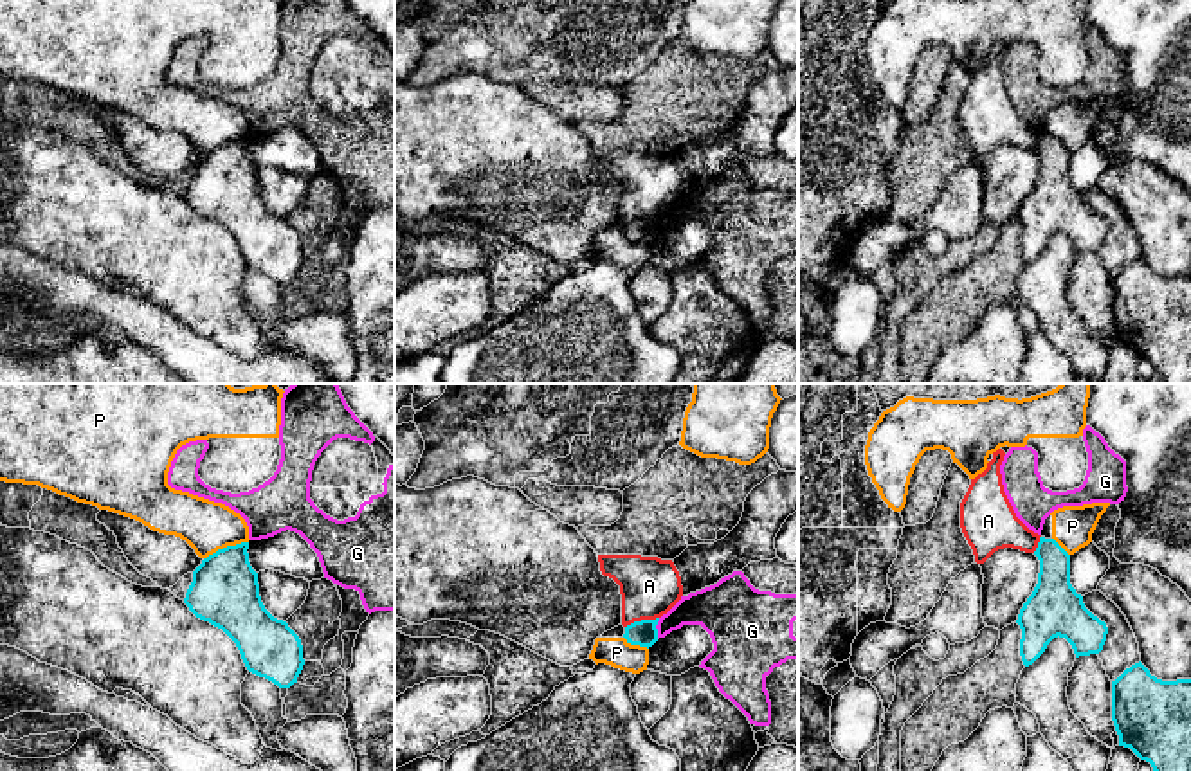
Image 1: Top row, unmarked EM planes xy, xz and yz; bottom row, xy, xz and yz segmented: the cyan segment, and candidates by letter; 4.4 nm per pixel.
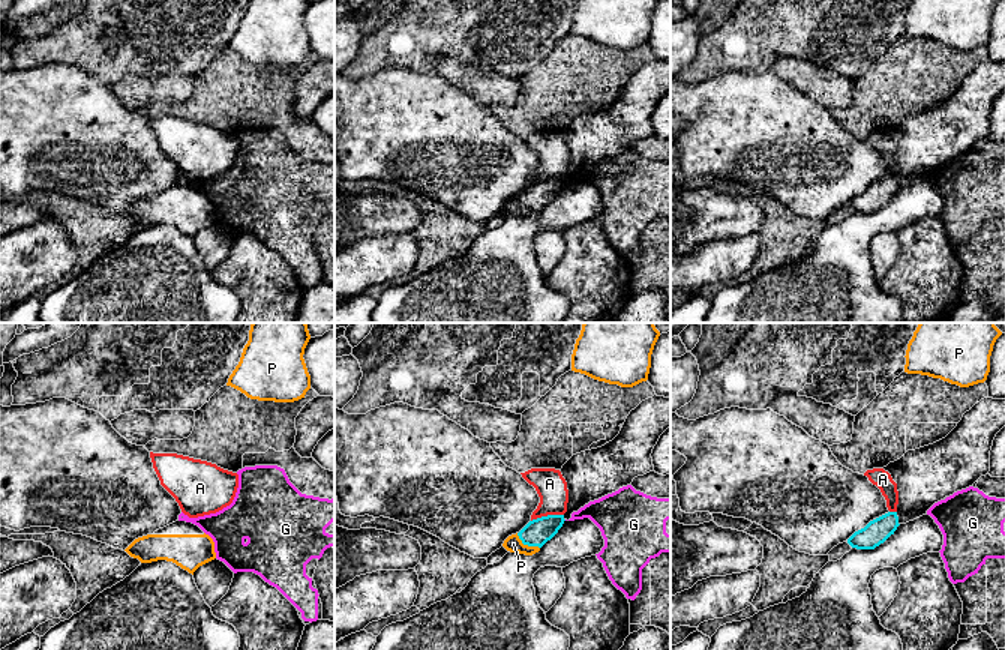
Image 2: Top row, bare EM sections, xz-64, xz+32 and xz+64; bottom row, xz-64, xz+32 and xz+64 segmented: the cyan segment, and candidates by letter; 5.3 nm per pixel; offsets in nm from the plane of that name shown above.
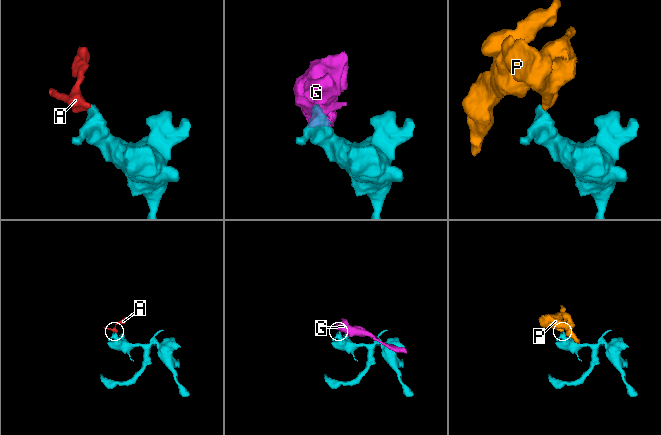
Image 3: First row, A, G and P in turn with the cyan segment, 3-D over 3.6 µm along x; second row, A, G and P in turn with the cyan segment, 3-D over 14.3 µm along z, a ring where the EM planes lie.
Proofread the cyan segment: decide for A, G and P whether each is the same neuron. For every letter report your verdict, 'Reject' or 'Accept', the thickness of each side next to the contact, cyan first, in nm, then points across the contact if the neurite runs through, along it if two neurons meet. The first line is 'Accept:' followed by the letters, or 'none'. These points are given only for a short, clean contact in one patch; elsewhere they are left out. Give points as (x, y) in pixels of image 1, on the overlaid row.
Accept: none
A: Reject. Thickness 120 nm (cyan) against 260 nm. Boundary: xz (658, 616), (635, 620), (626, 627)
G: Reject. Thickness 120 nm (cyan) against 170 nm. Boundary: xz (660, 618), (656, 638)
P: Reject. Thickness 300 nm (cyan) against 220 nm. Boundary: xy (247, 541), (227, 544), (204, 559)

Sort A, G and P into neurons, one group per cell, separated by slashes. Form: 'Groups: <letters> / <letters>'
Groups: A / G / P

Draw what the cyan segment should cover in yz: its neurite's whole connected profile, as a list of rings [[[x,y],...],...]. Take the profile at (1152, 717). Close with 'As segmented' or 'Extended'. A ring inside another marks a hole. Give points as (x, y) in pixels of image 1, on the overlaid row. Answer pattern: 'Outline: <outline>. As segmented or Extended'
Outline: [[[1139,661],[1112,681],[1112,721],[1119,746],[1130,748],[1153,771],[1191,771],[1191,679],[1162,681]]]. As segmented

